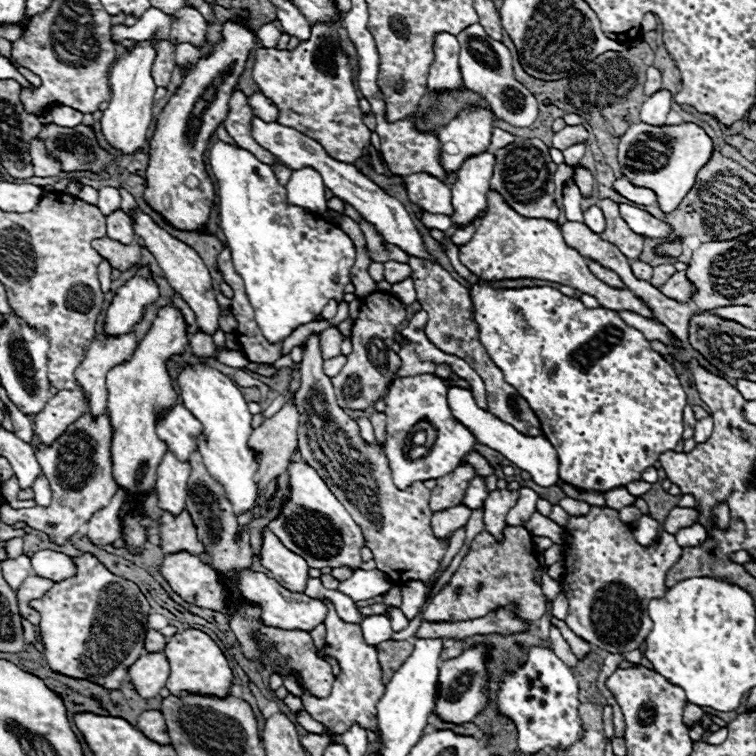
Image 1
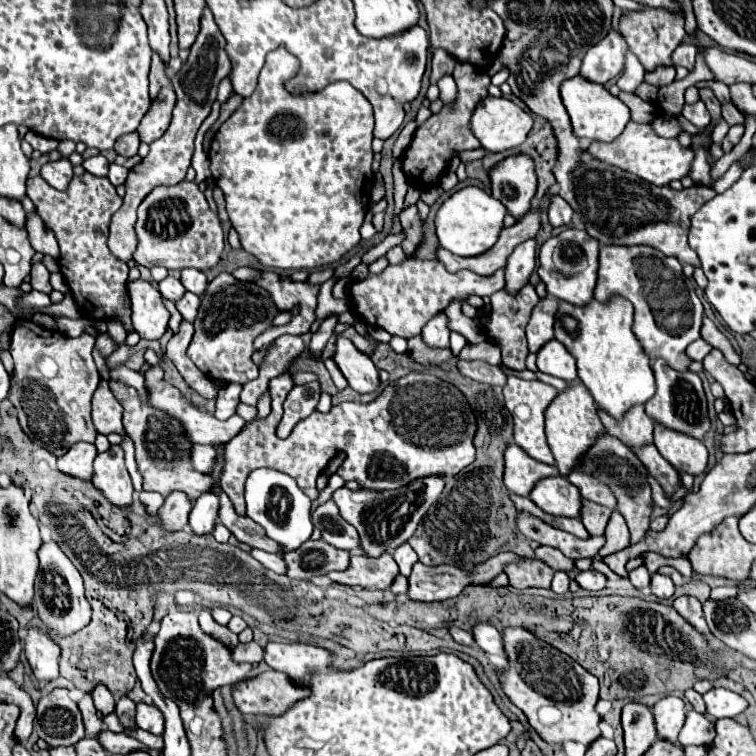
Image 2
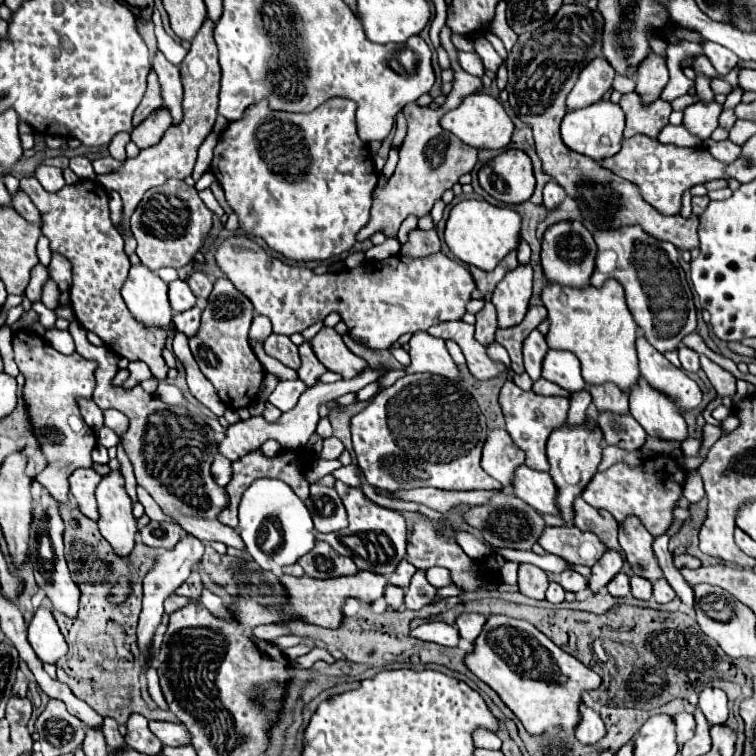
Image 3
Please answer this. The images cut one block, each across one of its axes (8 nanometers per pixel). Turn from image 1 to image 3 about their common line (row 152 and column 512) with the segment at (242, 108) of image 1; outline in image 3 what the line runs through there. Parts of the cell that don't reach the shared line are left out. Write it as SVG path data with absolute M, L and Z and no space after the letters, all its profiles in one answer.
M510 252L492 272L484 272L476 266L470 266L470 272L474 276L474 282L476 282L476 289L473 291L471 297L473 299L484 299L486 296L490 296L496 288L496 284L504 278L504 274L508 274L508 270L514 270L518 266L518 260L516 260L516 252Z

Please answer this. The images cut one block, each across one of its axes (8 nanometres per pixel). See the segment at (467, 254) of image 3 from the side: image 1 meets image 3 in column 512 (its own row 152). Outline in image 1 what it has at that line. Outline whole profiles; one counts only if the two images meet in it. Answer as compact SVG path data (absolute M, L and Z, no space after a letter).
M218 140L210 148L210 166L216 176L220 228L226 236L232 264L244 280L246 296L256 314L256 324L266 340L272 344L282 342L298 326L318 320L330 300L336 300L338 304L344 302L344 288L350 282L350 270L356 260L356 248L350 236L346 236L336 224L326 222L322 216L290 206L286 202L286 188L278 184L272 168L248 150Z

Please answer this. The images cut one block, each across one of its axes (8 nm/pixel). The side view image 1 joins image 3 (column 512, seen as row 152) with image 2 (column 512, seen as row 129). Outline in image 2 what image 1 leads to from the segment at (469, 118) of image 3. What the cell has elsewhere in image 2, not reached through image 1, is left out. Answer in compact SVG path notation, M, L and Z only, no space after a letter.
M484 98L470 120L470 130L488 152L520 146L534 126L532 116L506 98Z

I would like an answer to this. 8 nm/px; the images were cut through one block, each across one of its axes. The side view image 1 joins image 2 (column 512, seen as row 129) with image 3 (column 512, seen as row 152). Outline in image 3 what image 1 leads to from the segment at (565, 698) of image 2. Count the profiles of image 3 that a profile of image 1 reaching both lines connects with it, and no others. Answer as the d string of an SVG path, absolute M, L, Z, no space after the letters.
M488 616L474 650L464 656L464 664L502 698L530 734L542 734L552 726L576 728L582 692L600 686L596 672L558 648L530 622L510 616Z

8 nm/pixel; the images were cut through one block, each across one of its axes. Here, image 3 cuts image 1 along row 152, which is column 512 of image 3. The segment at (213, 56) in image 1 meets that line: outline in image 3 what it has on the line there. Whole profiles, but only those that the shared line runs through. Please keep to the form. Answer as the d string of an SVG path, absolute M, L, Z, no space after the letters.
M506 150L488 160L480 172L480 186L504 204L526 202L534 192L534 172L530 158L520 150Z

